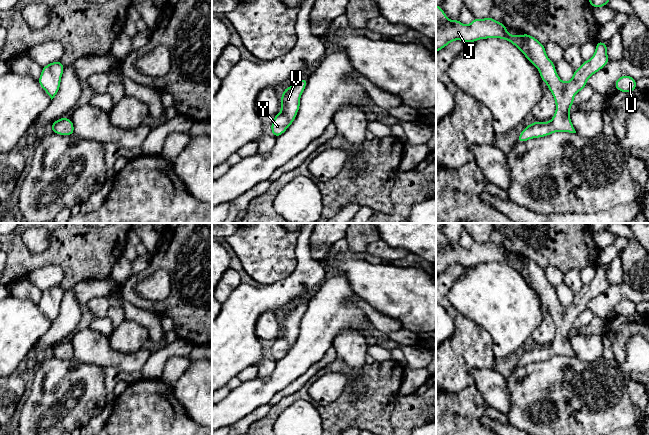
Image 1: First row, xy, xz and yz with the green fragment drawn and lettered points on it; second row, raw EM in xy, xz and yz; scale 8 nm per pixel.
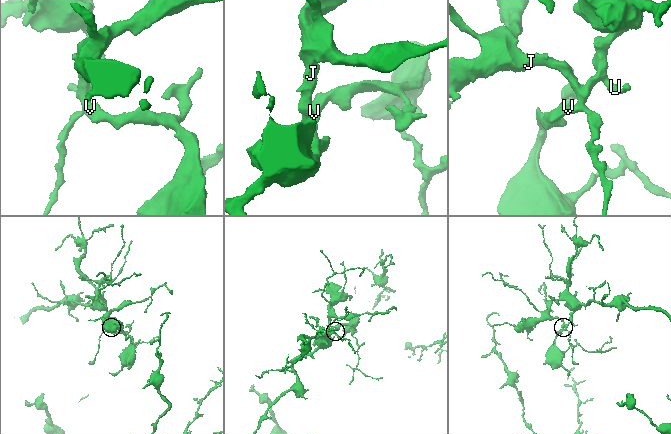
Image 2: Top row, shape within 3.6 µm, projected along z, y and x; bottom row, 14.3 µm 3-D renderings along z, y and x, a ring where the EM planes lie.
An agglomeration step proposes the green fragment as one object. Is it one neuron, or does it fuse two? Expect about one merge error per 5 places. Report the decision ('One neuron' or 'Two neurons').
One neuron

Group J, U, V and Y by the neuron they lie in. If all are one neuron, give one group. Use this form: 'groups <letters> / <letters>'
groups J U V Y

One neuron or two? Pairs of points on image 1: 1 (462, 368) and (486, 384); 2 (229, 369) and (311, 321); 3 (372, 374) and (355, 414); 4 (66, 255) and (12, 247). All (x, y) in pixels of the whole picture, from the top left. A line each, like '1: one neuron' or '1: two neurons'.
1: two neurons
2: two neurons
3: one neuron
4: one neuron

